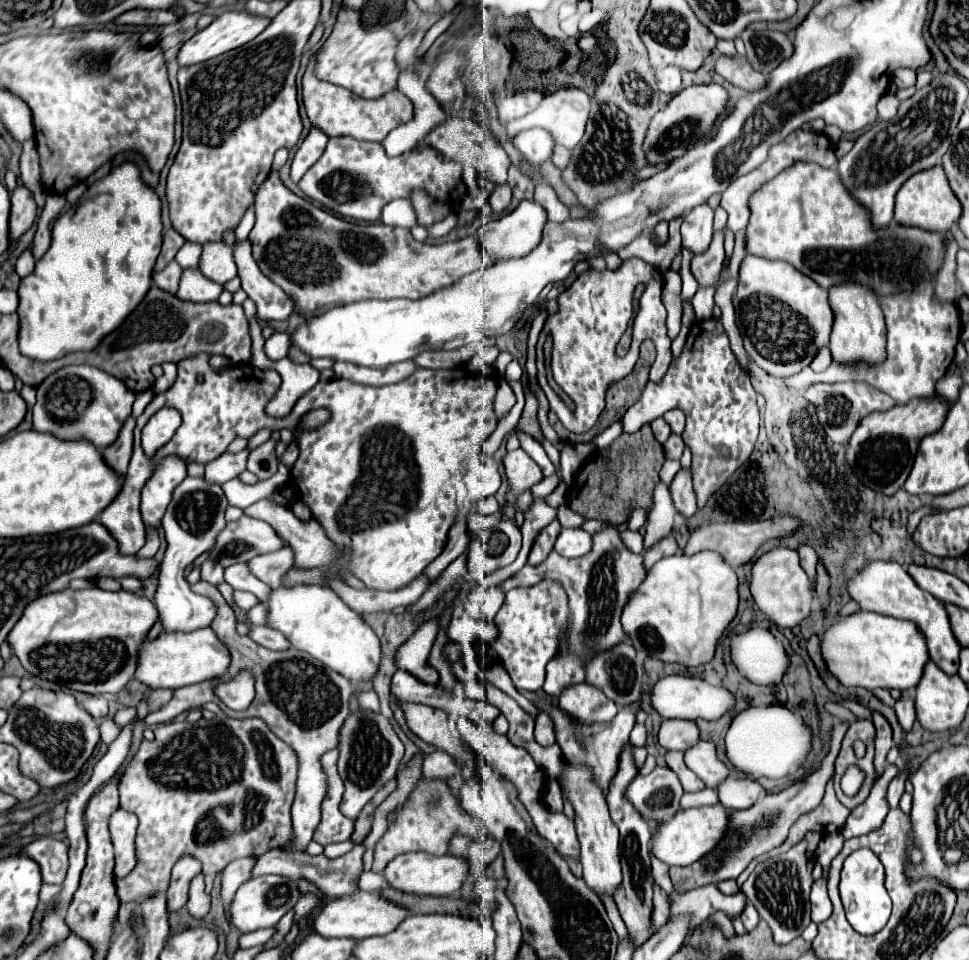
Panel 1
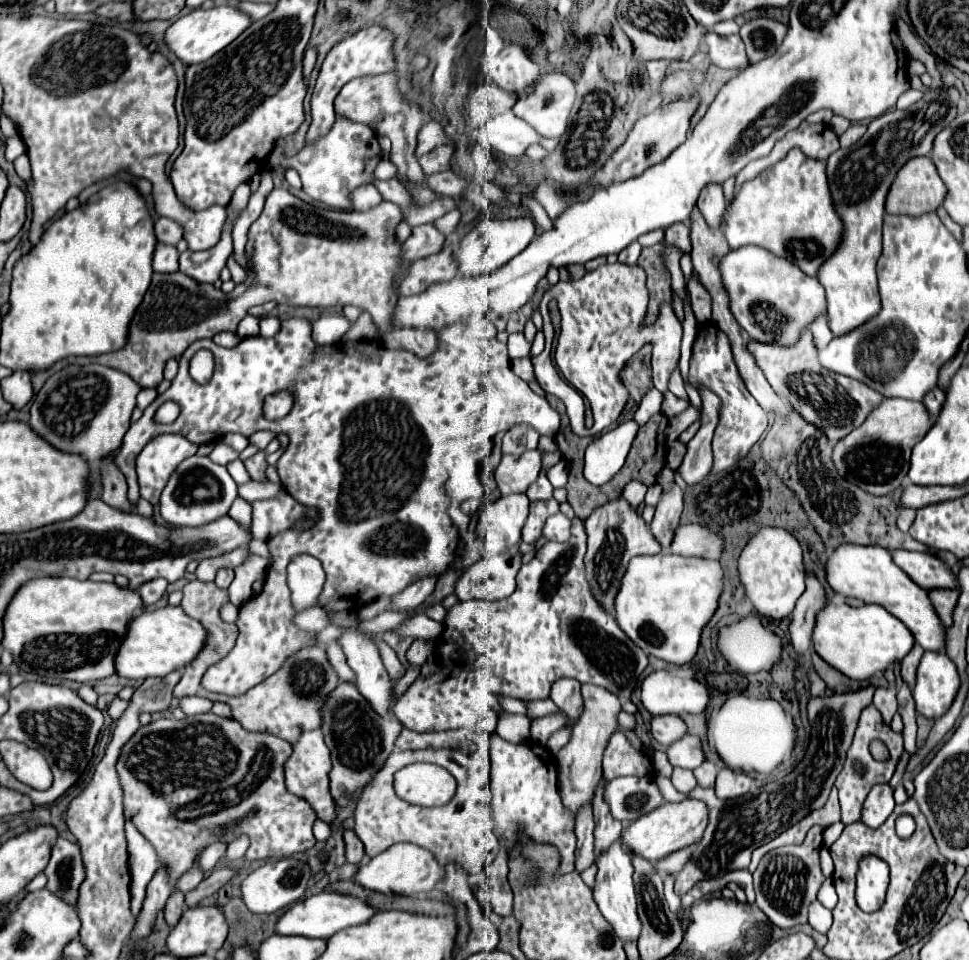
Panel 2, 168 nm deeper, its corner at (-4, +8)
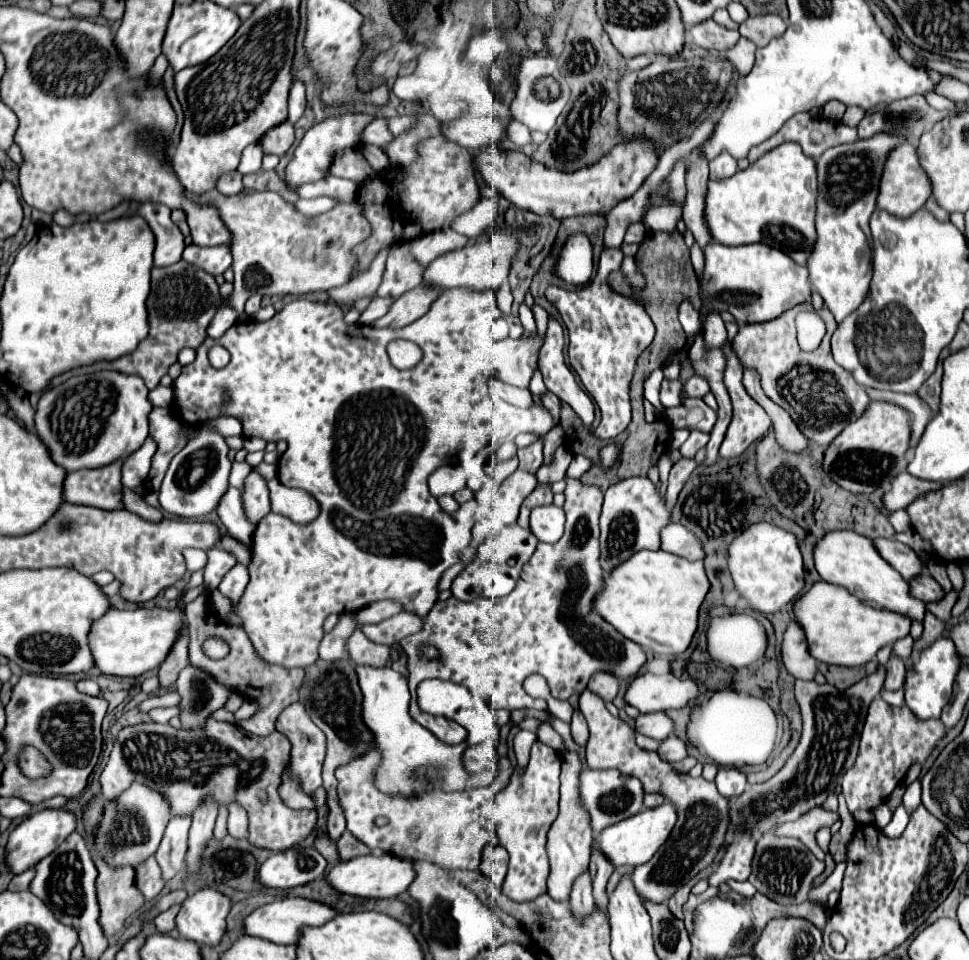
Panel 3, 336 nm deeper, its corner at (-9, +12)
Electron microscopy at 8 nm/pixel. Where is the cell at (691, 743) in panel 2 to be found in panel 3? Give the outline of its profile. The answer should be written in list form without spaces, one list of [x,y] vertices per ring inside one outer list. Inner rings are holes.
[[[670,735],[668,739],[664,739],[664,741],[660,743],[658,755],[660,755],[664,761],[668,761],[668,763],[682,761],[682,759],[686,759],[686,755],[688,755],[688,751],[686,751],[686,743],[684,743],[680,737]]]

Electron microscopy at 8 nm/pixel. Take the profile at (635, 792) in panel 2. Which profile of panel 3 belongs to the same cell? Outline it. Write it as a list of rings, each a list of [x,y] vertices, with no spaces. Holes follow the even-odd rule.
[[[586,769],[584,775],[580,777],[580,791],[584,799],[584,807],[592,815],[592,829],[594,833],[600,833],[604,827],[610,827],[614,823],[620,823],[640,811],[644,811],[644,787],[636,777],[624,775],[616,769],[608,771],[594,771]]]

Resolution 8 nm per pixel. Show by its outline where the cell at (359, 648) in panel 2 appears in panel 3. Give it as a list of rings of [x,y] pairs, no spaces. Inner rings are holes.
[[[356,665],[356,673],[358,673],[360,689],[364,693],[364,707],[362,707],[364,721],[368,723],[370,731],[376,735],[376,749],[382,751],[382,763],[376,769],[376,785],[380,787],[380,791],[408,795],[408,793],[426,789],[426,785],[420,783],[414,773],[420,765],[436,765],[442,769],[440,779],[436,783],[442,791],[460,791],[474,785],[490,785],[490,781],[494,779],[490,769],[484,771],[484,777],[472,775],[464,769],[464,763],[462,763],[464,751],[478,743],[476,737],[468,737],[460,745],[444,745],[428,729],[418,725],[410,717],[408,713],[410,689],[408,689],[408,679],[404,675],[396,673],[390,667],[380,669],[370,665]]]

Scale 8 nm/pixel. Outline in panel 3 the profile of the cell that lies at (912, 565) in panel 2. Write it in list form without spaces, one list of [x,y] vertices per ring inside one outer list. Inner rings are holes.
[[[874,539],[874,543],[880,547],[880,553],[884,553],[884,559],[888,559],[888,563],[892,563],[892,567],[904,575],[904,579],[912,581],[926,569],[920,557],[908,545],[896,539]]]

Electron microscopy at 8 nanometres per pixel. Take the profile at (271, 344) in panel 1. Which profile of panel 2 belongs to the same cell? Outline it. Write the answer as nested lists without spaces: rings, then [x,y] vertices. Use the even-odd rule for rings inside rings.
[[[267,315],[267,317],[259,319],[259,327],[261,327],[263,337],[273,337],[279,331],[279,325],[281,325],[279,319],[273,317],[273,315]]]

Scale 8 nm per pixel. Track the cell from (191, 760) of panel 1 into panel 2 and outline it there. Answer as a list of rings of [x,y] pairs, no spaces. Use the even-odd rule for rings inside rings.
[[[203,713],[203,715],[193,715],[193,717],[185,717],[181,721],[175,719],[157,719],[151,721],[145,727],[139,727],[139,731],[123,745],[123,751],[117,759],[117,775],[119,775],[119,783],[123,787],[123,811],[125,811],[125,821],[135,823],[135,827],[139,829],[139,833],[145,835],[145,839],[155,847],[159,859],[167,865],[169,875],[171,875],[171,883],[183,873],[187,871],[187,867],[191,867],[195,853],[203,851],[207,845],[215,843],[215,841],[223,841],[223,843],[231,843],[235,837],[239,837],[241,833],[247,833],[251,837],[251,847],[247,849],[247,861],[263,861],[263,859],[283,859],[283,857],[291,857],[295,853],[303,853],[307,849],[311,849],[315,845],[315,837],[313,837],[313,821],[317,819],[315,811],[309,807],[307,801],[297,799],[295,795],[291,795],[285,789],[285,777],[283,777],[283,765],[289,759],[289,755],[293,753],[291,743],[269,735],[269,733],[249,733],[245,731],[237,721],[233,719],[223,719],[217,717],[213,713]]]

